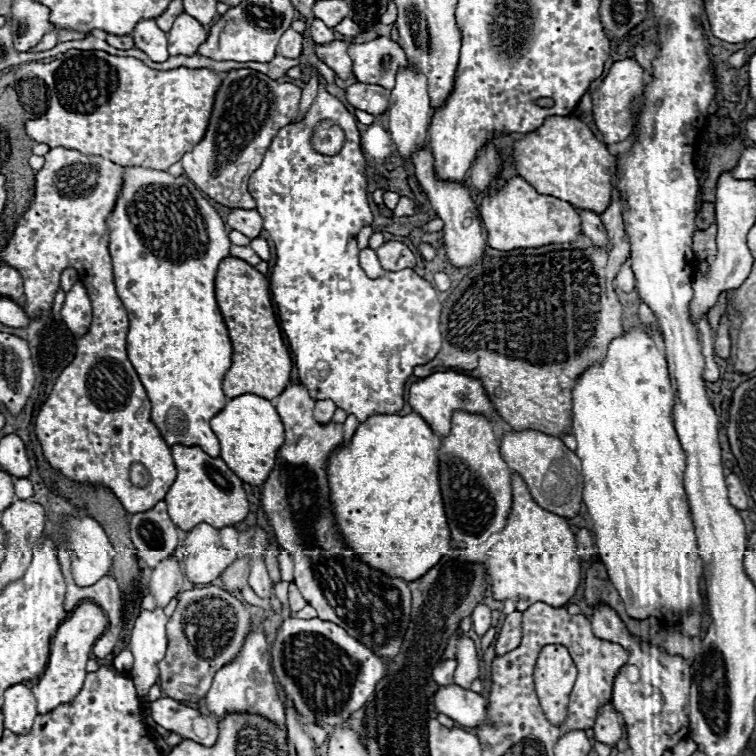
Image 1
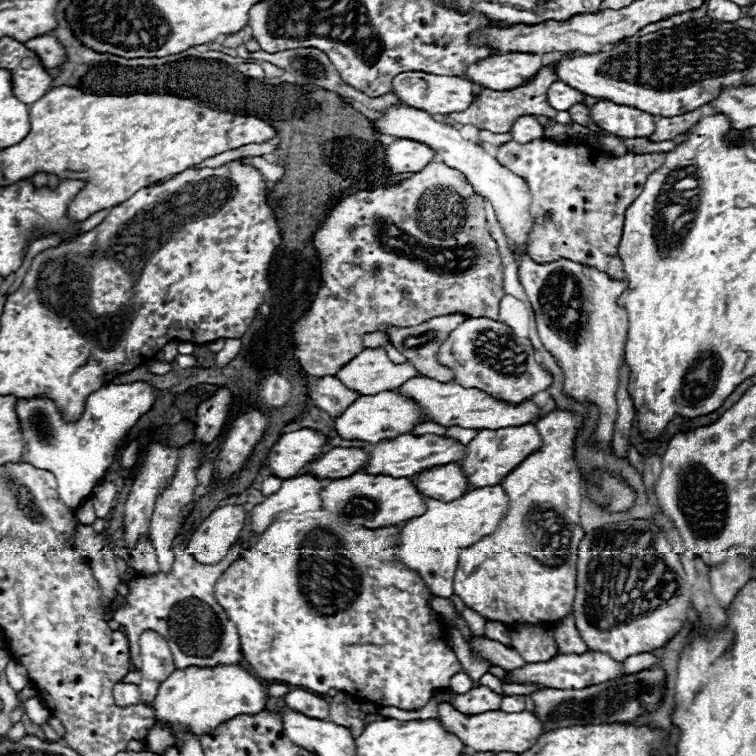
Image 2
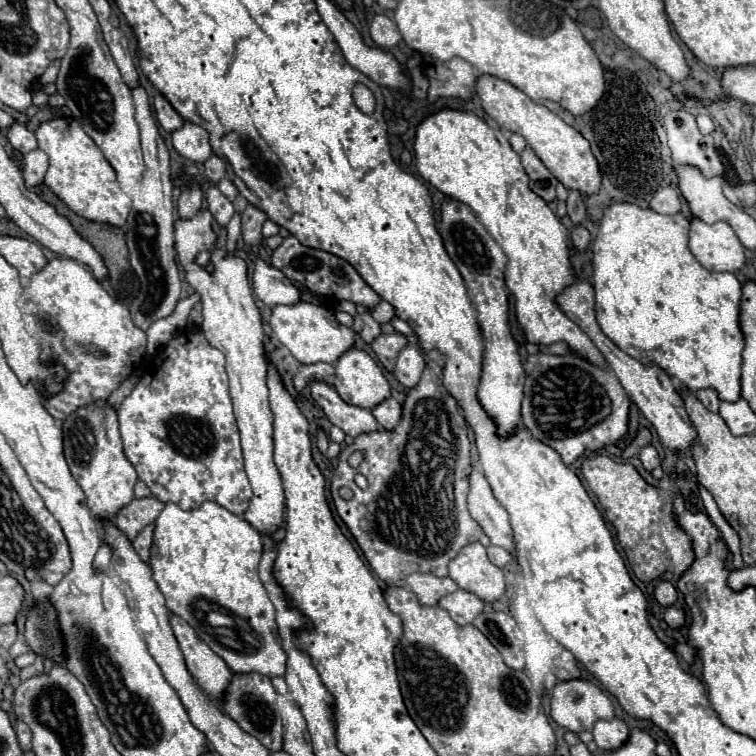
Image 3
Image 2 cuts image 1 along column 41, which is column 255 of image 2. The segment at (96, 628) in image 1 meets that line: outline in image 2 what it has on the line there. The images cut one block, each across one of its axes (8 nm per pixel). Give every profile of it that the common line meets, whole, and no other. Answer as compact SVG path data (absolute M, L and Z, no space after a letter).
M222 664L214 668L174 670L172 676L160 684L152 706L154 706L154 718L170 728L174 746L182 748L188 730L196 738L202 738L204 734L220 726L224 720L230 720L232 716L260 712L266 700L268 700L266 682L262 682L248 670L238 668L236 664L226 664L226 666Z

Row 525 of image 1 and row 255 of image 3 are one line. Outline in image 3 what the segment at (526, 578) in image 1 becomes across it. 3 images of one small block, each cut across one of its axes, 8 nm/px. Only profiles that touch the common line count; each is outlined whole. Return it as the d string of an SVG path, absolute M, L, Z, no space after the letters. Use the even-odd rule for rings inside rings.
M444 108L436 114L426 116L416 126L414 154L416 154L416 168L418 168L420 176L426 182L430 182L432 186L436 186L442 194L468 204L474 210L476 218L486 226L490 236L498 242L498 246L508 256L508 266L504 270L504 286L506 286L506 294L508 294L508 311L510 309L516 311L517 321L524 328L526 342L548 346L552 342L566 340L568 346L572 350L576 350L582 358L586 358L592 364L604 368L606 362L604 362L602 354L596 350L596 346L592 344L592 340L570 318L566 318L554 302L554 296L576 280L574 272L572 272L572 266L570 266L570 258L568 258L568 244L566 244L568 242L568 230L552 214L548 204L530 190L528 176L526 176L526 172L520 164L520 156L512 150L510 142L502 134L502 130L490 128L474 112ZM510 298L513 298L513 300L515 298L515 302L509 303Z

